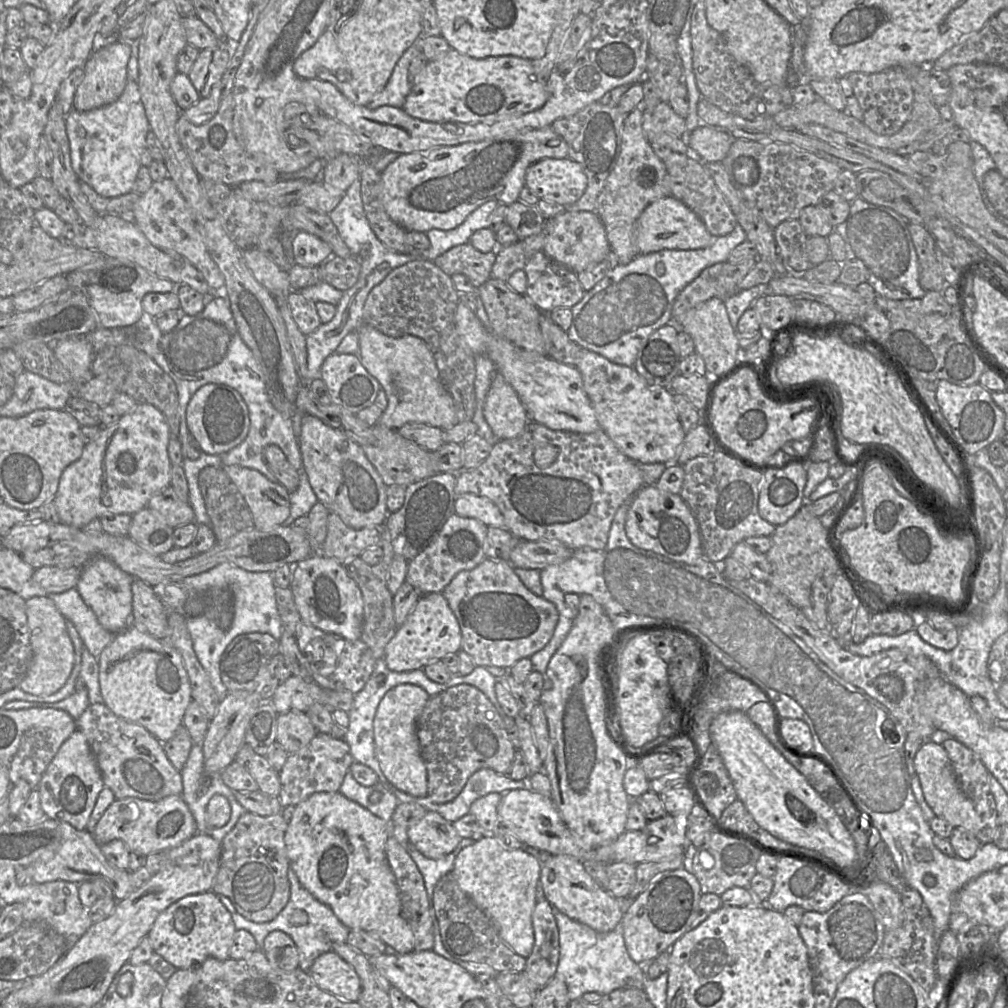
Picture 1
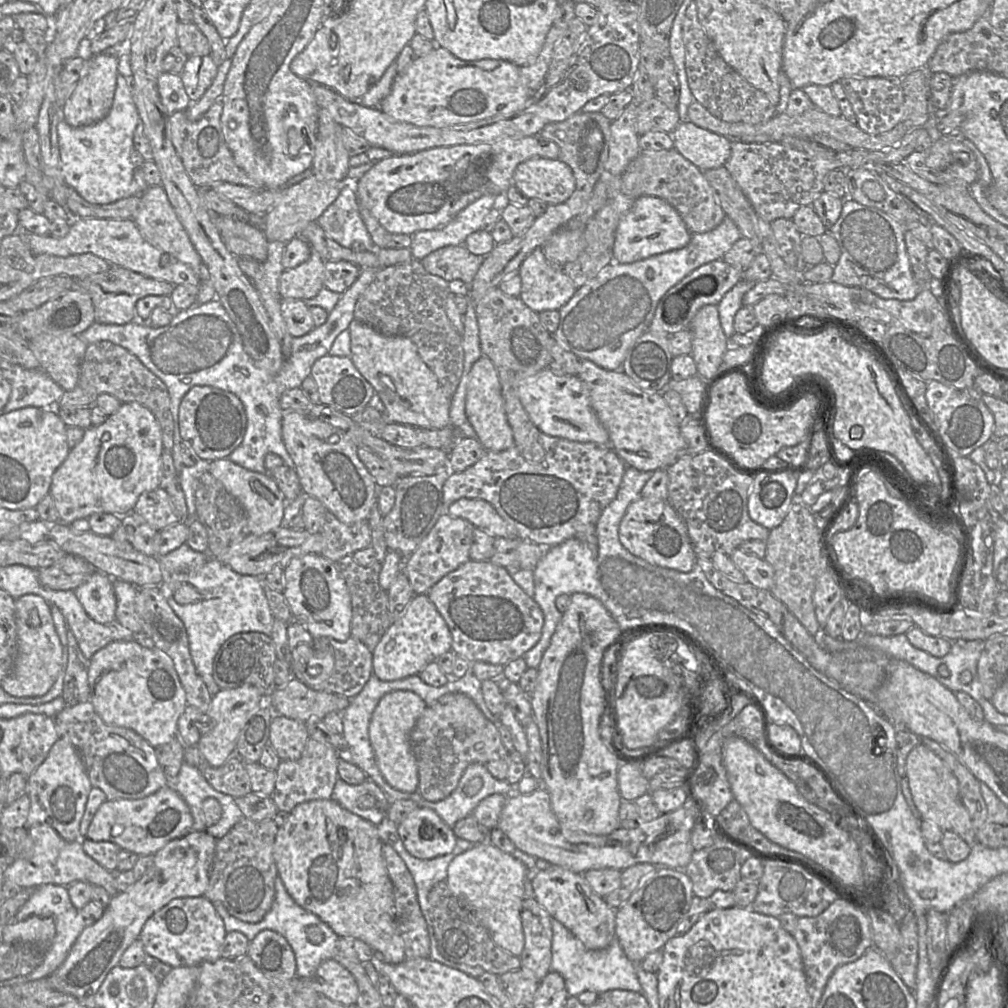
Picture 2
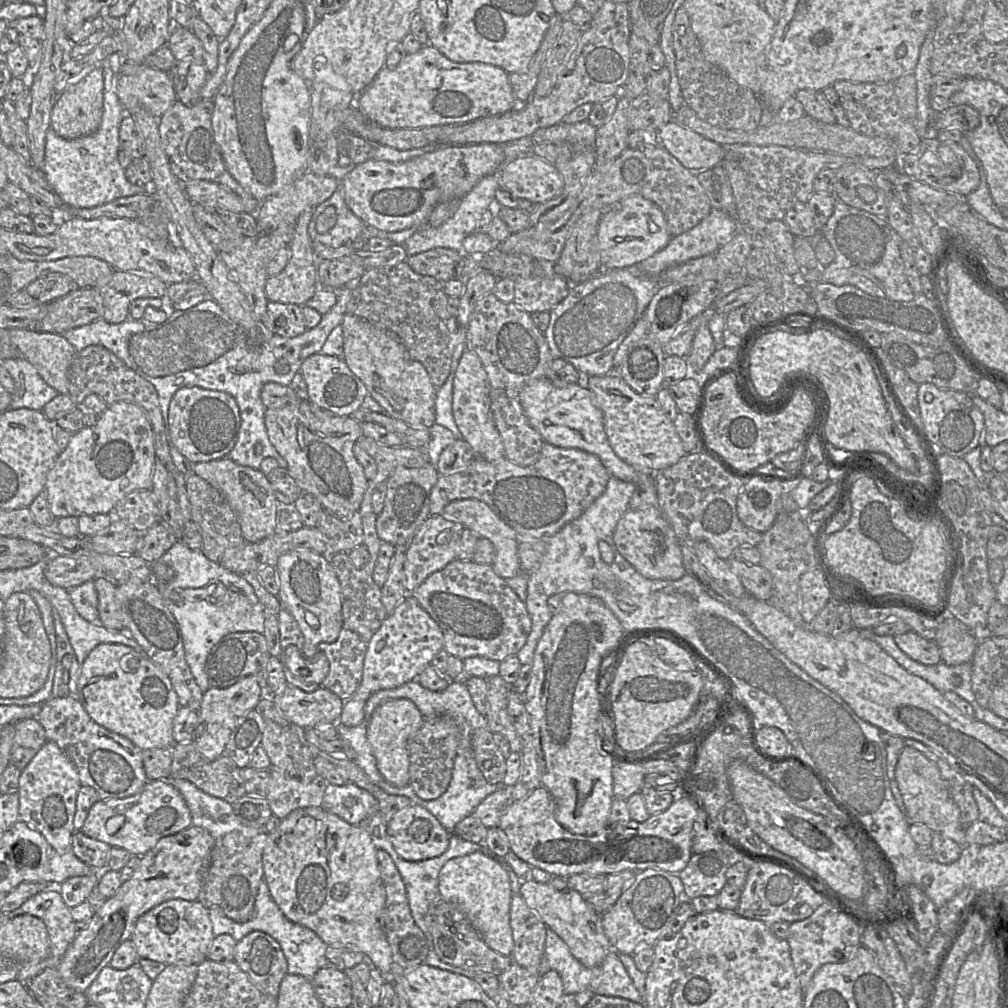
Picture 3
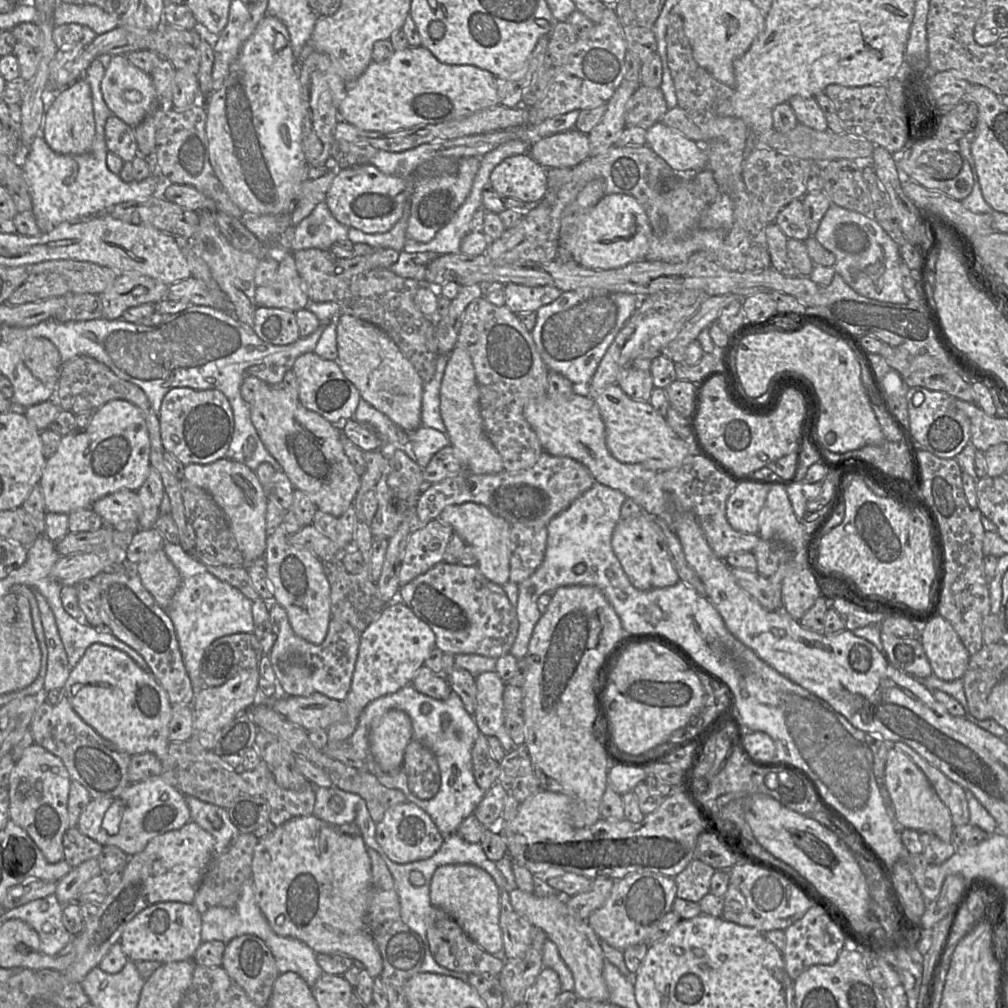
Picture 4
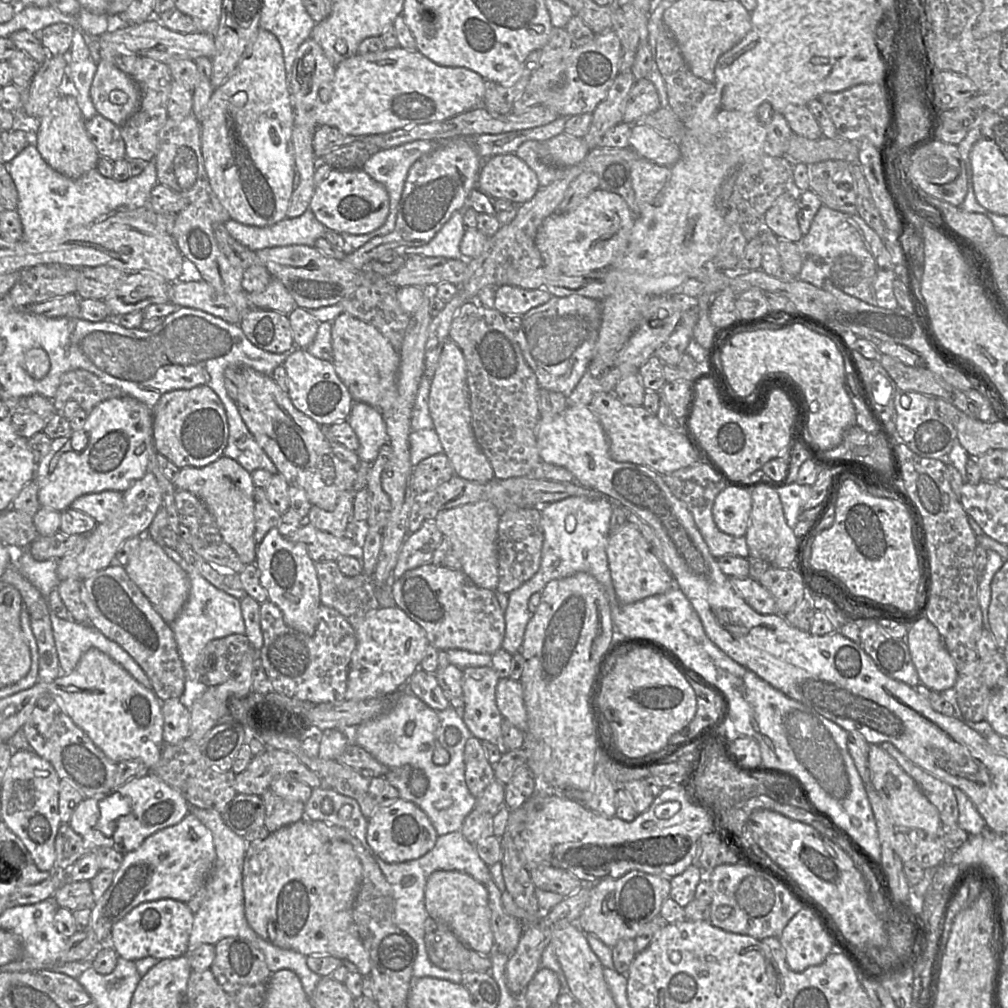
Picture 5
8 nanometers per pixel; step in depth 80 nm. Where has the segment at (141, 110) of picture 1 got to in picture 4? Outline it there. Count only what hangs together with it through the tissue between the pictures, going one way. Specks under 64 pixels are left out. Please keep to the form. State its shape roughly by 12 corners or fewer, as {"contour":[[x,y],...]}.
{"contour":[[95,59],[89,152],[59,154],[37,136],[21,166],[41,233],[160,193],[149,175],[124,182],[106,164],[112,115]]}

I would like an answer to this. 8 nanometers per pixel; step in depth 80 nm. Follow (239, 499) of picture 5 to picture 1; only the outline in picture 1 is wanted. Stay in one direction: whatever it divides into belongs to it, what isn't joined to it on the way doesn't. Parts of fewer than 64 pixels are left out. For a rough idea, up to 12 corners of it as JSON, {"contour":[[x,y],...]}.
{"contour":[[222,465],[244,497],[254,528],[290,514],[291,493],[257,470]]}

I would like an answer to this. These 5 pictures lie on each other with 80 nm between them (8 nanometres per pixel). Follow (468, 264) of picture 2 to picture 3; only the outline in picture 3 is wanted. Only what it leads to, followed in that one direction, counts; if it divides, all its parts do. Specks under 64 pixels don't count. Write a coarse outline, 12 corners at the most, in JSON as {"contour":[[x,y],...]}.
{"contour":[[462,249],[409,255],[416,273],[445,283],[456,277]]}

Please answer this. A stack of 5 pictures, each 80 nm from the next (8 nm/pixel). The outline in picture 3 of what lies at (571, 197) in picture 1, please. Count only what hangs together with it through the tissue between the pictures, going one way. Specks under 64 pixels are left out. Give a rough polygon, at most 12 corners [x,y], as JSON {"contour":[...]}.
{"contour":[[524,155],[502,166],[499,186],[543,203],[561,193],[554,164]]}

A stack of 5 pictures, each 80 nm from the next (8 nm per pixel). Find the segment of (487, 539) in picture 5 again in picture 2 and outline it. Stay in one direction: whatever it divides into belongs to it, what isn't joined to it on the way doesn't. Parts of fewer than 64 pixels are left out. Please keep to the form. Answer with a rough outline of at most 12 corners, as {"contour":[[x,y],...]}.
{"contour":[[460,498],[447,514],[491,537],[517,538],[485,500]]}

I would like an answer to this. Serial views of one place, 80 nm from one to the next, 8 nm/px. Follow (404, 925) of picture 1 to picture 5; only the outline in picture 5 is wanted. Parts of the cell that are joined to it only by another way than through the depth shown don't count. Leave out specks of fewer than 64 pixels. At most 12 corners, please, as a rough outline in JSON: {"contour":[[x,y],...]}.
{"contour":[[302,819],[247,844],[263,940],[368,977],[362,864]]}

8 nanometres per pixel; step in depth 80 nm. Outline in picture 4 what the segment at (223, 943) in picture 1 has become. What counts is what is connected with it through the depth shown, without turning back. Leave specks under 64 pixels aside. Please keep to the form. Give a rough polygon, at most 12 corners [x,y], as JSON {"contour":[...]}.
{"contour":[[192,903],[148,906],[119,940],[128,960],[192,960],[202,914]]}

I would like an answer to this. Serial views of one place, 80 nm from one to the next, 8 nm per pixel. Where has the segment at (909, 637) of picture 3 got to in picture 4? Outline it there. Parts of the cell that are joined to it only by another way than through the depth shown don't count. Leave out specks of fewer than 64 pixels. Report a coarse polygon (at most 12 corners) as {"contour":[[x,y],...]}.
{"contour":[[881,632],[896,669],[927,677],[932,668],[918,638]]}

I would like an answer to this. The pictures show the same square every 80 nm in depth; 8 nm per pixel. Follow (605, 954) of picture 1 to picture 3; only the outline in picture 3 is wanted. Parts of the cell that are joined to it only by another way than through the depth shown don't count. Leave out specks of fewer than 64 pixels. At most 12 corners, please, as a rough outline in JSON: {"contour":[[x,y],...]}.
{"contour":[[547,927],[544,955],[565,994],[590,990],[644,1004],[613,948],[586,967]]}

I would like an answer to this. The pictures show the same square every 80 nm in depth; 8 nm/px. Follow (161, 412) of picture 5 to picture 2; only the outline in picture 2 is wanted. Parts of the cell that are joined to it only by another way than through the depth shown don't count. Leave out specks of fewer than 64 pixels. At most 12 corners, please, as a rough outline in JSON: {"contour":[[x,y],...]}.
{"contour":[[194,386],[178,429],[200,459],[227,458],[247,424],[240,399]]}

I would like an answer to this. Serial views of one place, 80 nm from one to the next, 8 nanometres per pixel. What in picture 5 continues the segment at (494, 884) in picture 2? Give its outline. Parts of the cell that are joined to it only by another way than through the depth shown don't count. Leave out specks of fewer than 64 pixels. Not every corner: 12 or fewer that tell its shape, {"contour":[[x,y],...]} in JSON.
{"contour":[[463,872],[427,880],[429,917],[483,956],[495,951],[486,887]]}

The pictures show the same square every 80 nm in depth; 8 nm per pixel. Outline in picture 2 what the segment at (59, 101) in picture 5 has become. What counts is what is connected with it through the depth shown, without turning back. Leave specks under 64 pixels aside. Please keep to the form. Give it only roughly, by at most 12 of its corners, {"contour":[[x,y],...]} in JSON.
{"contour":[[90,57],[89,70],[62,108],[72,127],[109,112],[118,57]]}

